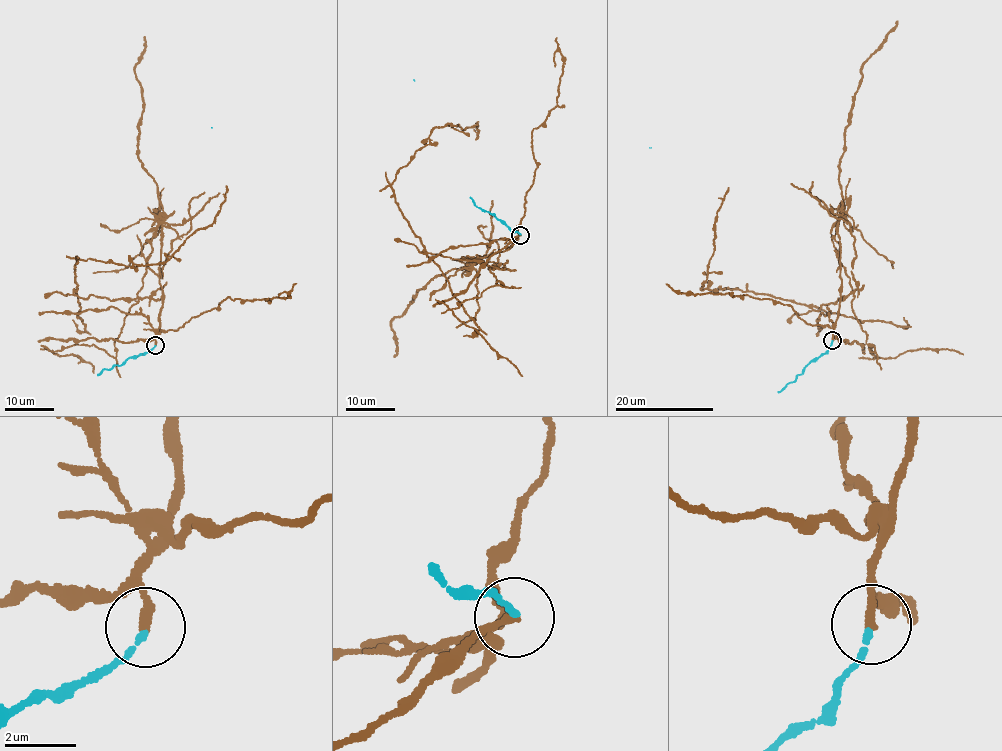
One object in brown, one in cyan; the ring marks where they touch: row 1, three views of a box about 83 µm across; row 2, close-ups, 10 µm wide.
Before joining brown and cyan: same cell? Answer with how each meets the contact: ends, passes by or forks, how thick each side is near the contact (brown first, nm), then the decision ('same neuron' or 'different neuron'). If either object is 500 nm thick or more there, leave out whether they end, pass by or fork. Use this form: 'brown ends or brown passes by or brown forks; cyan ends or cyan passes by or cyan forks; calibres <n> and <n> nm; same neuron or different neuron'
brown ends; cyan ends; calibres 240 and 160 nm; different neuron

